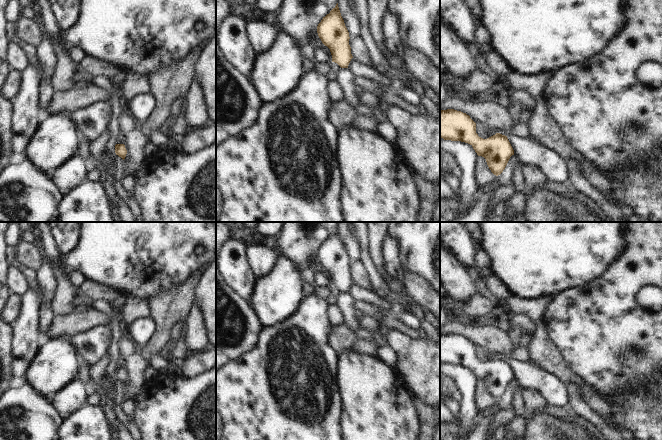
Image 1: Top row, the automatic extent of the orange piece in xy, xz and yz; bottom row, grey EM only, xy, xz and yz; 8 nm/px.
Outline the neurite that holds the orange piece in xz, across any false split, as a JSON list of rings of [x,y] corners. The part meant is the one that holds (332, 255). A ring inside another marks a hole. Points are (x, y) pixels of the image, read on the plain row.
[[[338,227],[318,248],[317,257],[322,267],[330,273],[332,286],[337,287],[341,292],[348,292],[353,280],[349,269],[349,256]]]

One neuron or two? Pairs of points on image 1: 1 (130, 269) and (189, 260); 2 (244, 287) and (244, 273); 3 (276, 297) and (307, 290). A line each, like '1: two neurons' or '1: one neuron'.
1: one neuron
2: one neuron
3: two neurons

